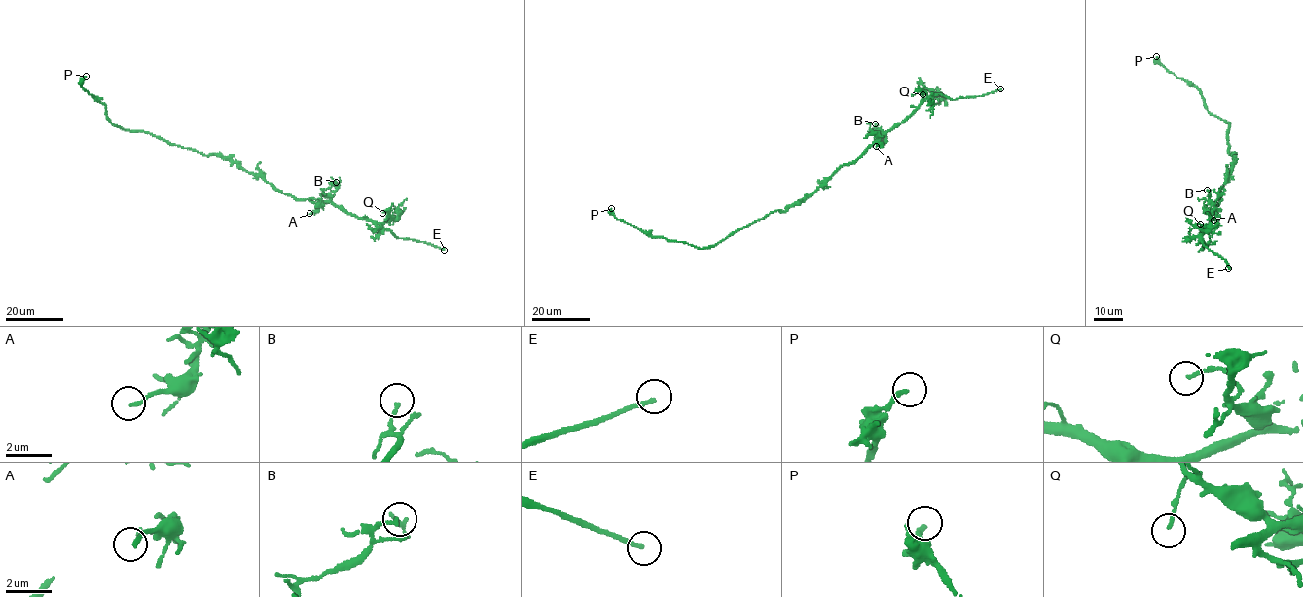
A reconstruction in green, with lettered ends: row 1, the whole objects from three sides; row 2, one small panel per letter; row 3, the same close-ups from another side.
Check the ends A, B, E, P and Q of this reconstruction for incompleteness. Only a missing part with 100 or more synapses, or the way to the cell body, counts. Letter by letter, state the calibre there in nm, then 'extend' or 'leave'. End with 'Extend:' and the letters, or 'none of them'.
A: calibre 160 nm; leave
B: calibre 140 nm; leave
E: calibre 190 nm; extend
P: calibre 200 nm; leave
Q: calibre 150 nm; leave
Extend: E

